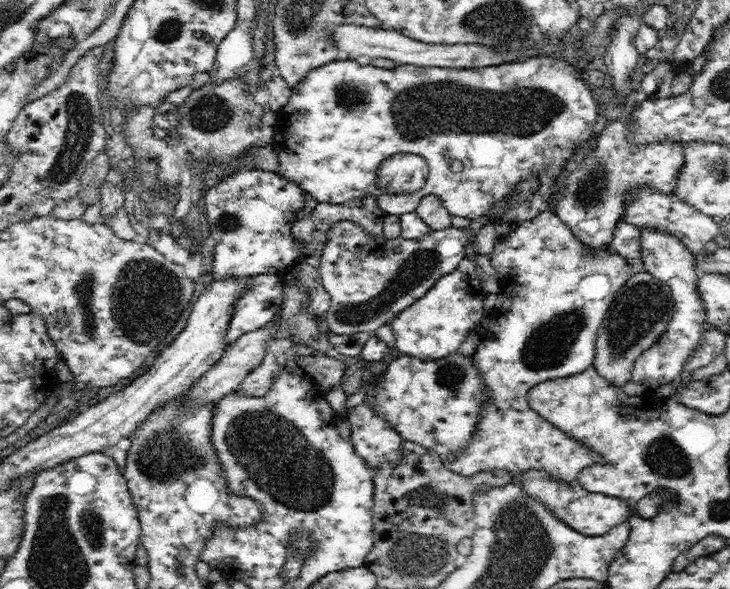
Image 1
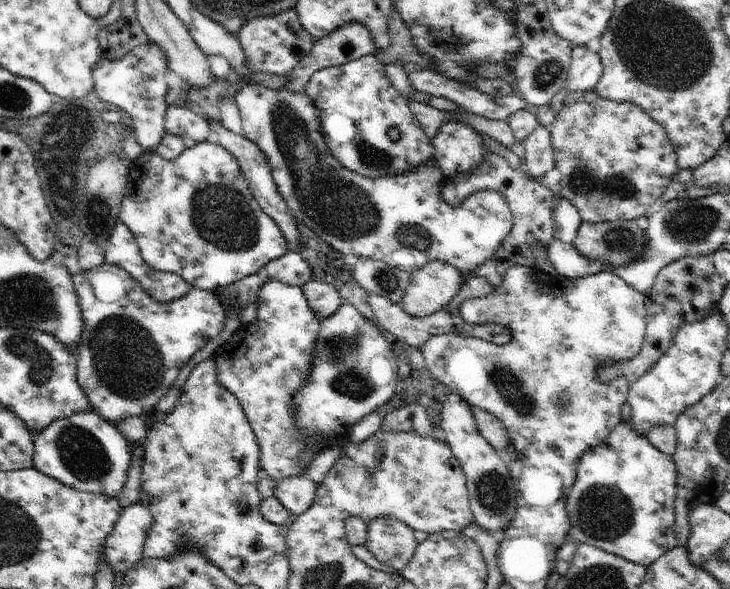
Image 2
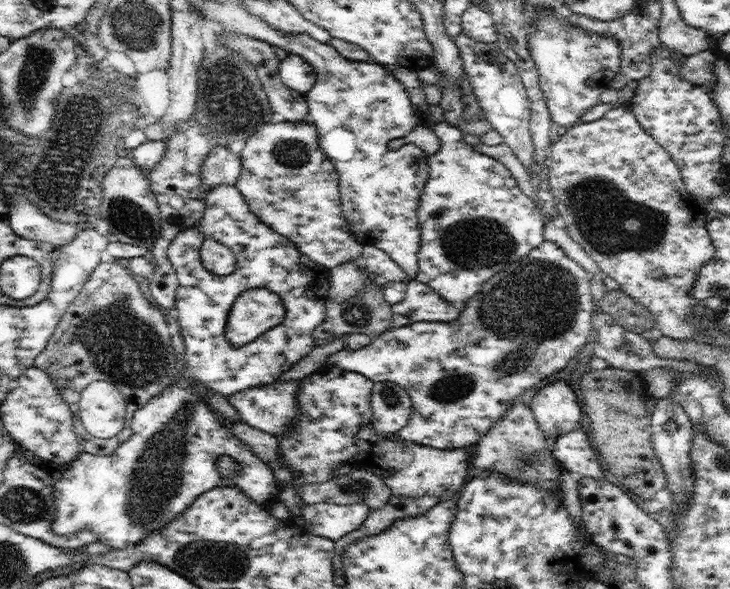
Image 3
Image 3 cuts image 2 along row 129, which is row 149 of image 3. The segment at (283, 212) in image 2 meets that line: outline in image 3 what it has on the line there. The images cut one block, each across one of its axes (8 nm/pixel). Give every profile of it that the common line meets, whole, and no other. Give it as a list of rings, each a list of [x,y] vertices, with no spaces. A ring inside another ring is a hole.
[[[219,145],[209,150],[202,163],[200,181],[207,190],[221,185],[236,185],[241,176],[240,154],[231,154]]]

